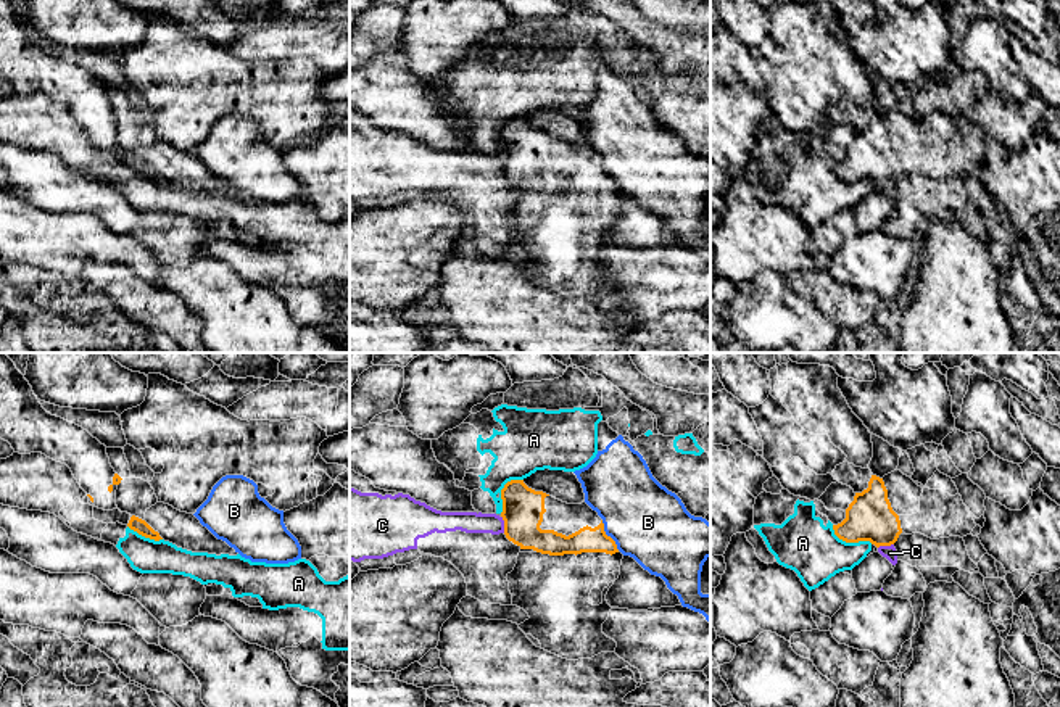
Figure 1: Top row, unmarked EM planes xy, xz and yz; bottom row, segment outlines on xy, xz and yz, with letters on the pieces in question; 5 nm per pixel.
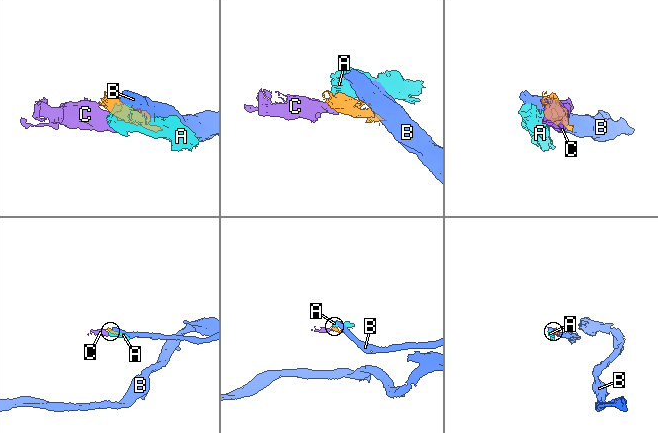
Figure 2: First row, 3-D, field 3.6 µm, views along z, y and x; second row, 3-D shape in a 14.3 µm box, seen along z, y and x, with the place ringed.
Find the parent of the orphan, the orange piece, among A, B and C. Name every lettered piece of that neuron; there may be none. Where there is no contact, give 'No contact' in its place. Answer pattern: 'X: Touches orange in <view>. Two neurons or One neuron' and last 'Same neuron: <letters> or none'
A: Touches orange in xz. Two neurons
B: Touches orange in xz. Two neurons
C: Touches orange in xz. Two neurons
Same neuron: none

